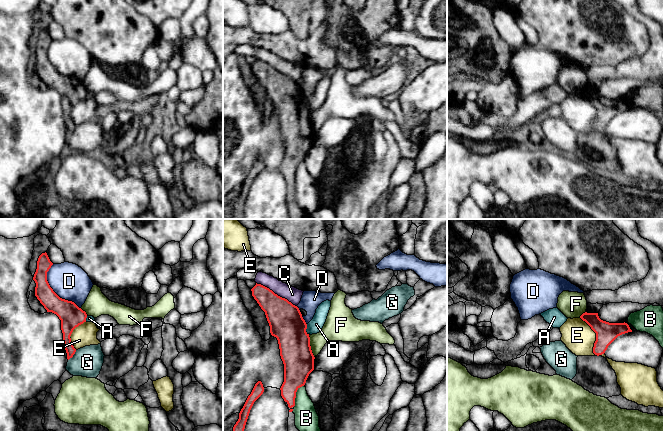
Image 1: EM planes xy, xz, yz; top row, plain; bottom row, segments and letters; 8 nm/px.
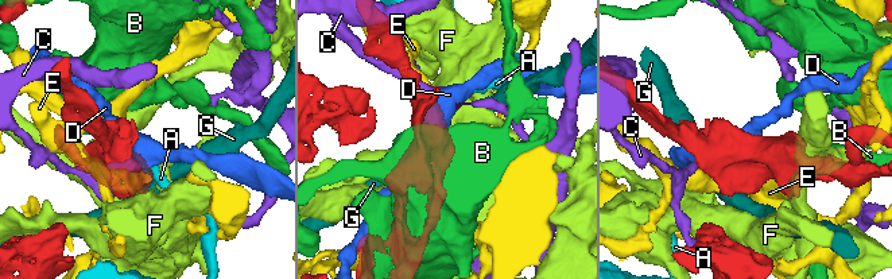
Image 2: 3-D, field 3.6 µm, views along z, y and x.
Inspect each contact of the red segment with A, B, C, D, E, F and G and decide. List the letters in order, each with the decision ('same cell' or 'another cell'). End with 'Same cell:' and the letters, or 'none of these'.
A: another cell
B: another cell
C: another cell
D: another cell
E: another cell
F: another cell
G: another cell
Same cell: none of these

